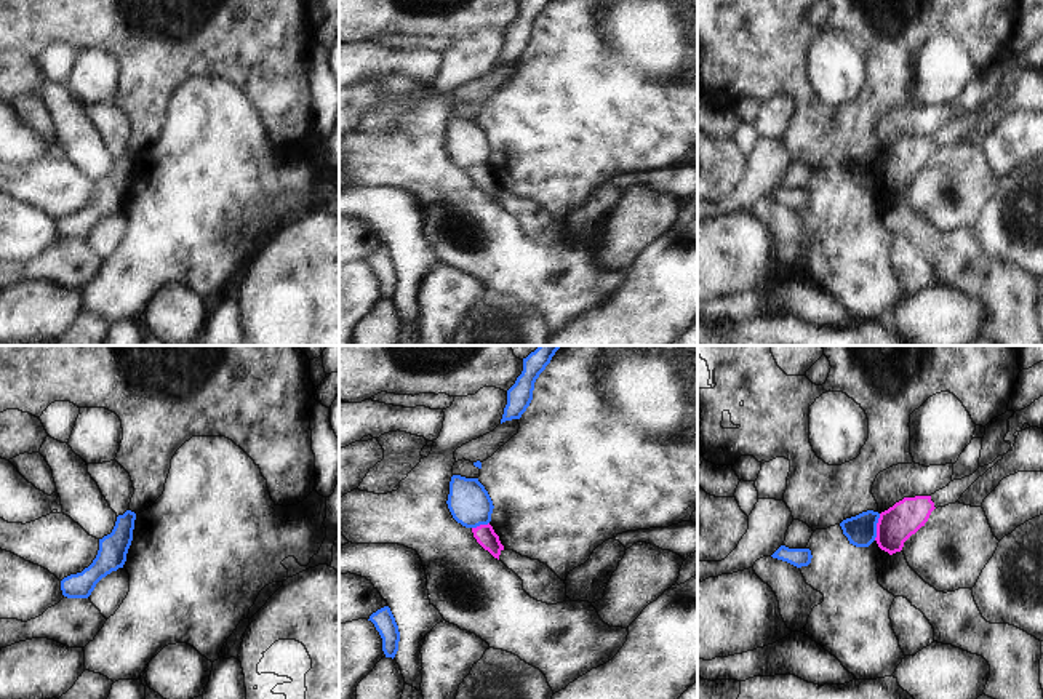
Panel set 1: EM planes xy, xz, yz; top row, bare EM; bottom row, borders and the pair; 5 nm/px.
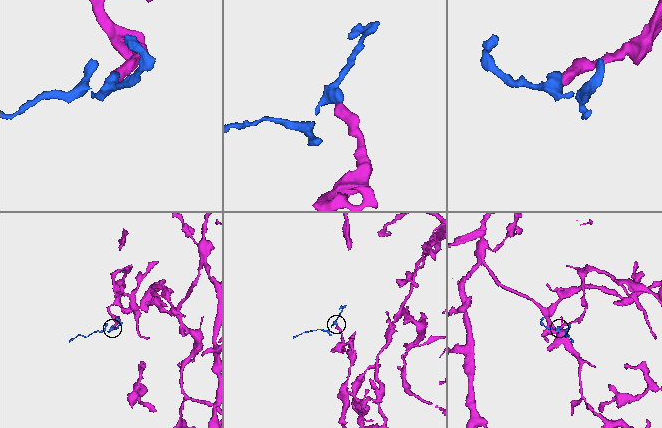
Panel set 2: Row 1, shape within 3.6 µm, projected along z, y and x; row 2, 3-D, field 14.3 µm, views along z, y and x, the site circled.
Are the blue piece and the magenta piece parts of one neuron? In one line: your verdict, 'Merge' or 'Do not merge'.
Do not merge.

